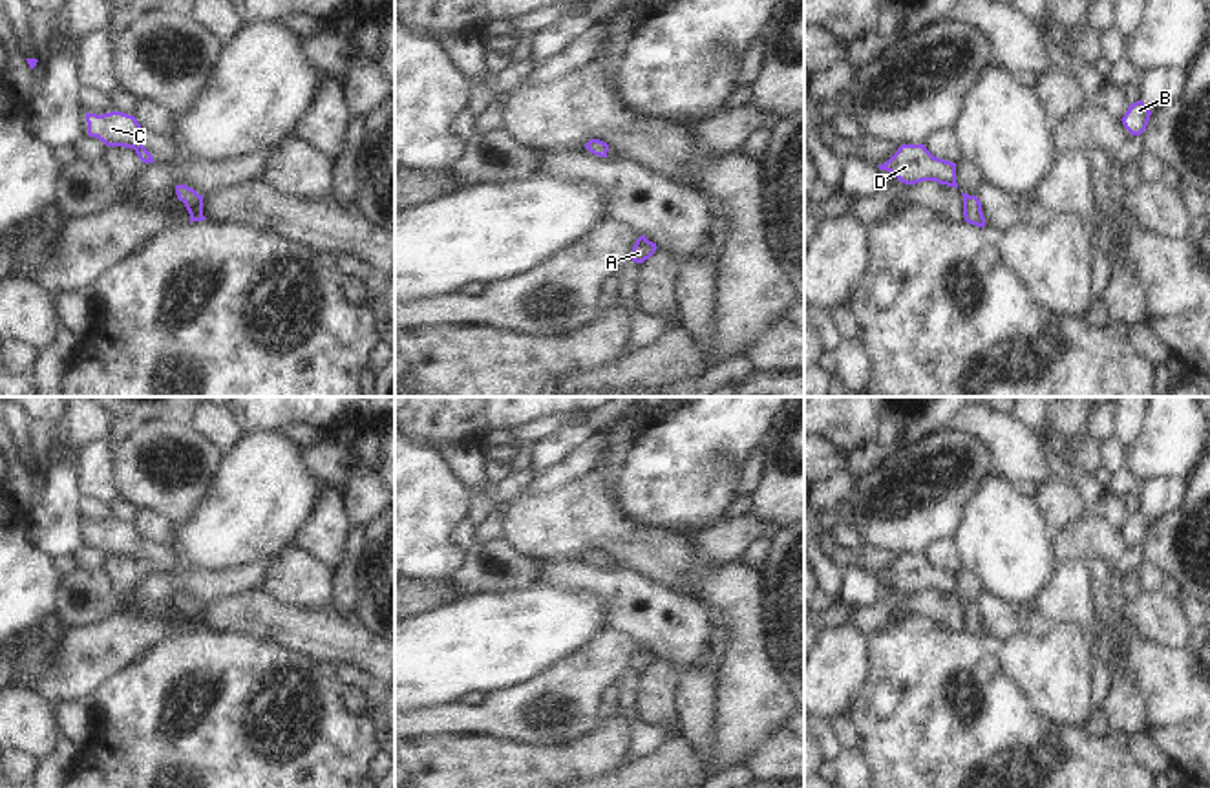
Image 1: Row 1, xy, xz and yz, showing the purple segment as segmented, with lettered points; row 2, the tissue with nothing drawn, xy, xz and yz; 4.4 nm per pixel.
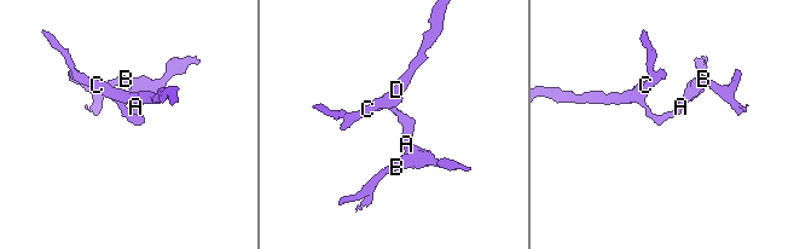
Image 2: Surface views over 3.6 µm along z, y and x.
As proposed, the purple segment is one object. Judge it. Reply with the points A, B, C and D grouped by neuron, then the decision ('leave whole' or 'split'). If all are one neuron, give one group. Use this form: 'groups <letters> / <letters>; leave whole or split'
groups A B C D; leave whole

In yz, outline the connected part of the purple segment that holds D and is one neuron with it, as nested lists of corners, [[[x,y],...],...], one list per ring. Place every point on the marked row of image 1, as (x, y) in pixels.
[[[901,144],[886,163],[877,166],[905,185],[936,181],[958,188],[956,163],[934,157],[925,144]]]

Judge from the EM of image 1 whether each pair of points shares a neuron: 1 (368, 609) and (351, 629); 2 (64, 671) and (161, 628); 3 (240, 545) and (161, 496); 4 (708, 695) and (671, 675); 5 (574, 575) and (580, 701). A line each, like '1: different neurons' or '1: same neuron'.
1: different neurons
2: same neuron
3: different neurons
4: different neurons
5: different neurons

